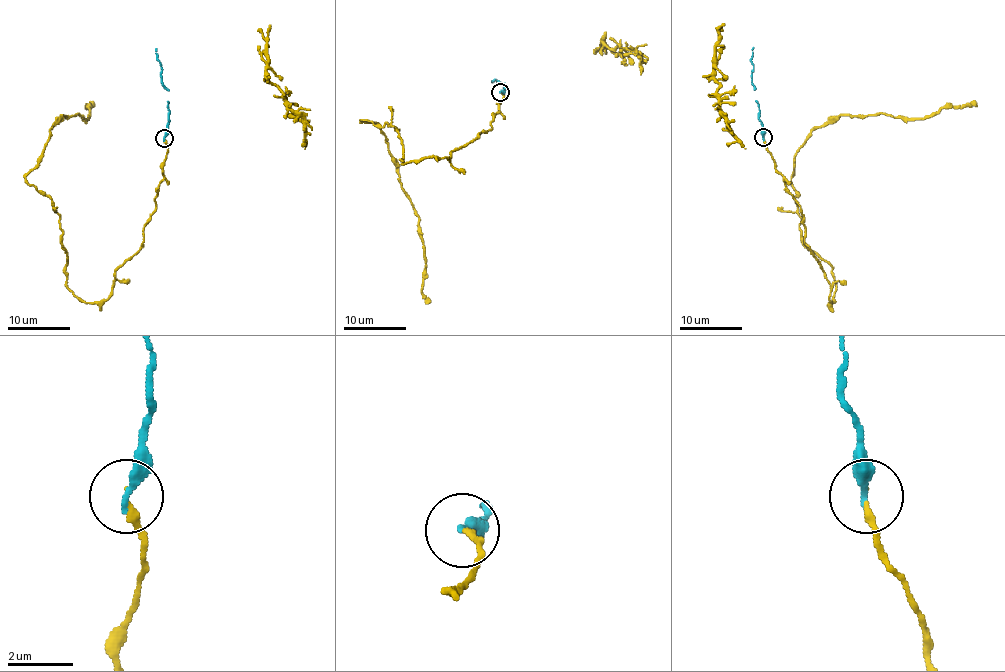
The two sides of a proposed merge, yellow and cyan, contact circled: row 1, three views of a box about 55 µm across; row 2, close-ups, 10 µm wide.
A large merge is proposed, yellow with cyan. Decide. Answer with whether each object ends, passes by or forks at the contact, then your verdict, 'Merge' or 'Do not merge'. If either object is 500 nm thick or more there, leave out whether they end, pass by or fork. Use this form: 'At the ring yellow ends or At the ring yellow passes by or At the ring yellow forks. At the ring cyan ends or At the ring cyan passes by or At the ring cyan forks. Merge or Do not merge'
At the ring yellow ends. At the ring cyan ends. Merge

